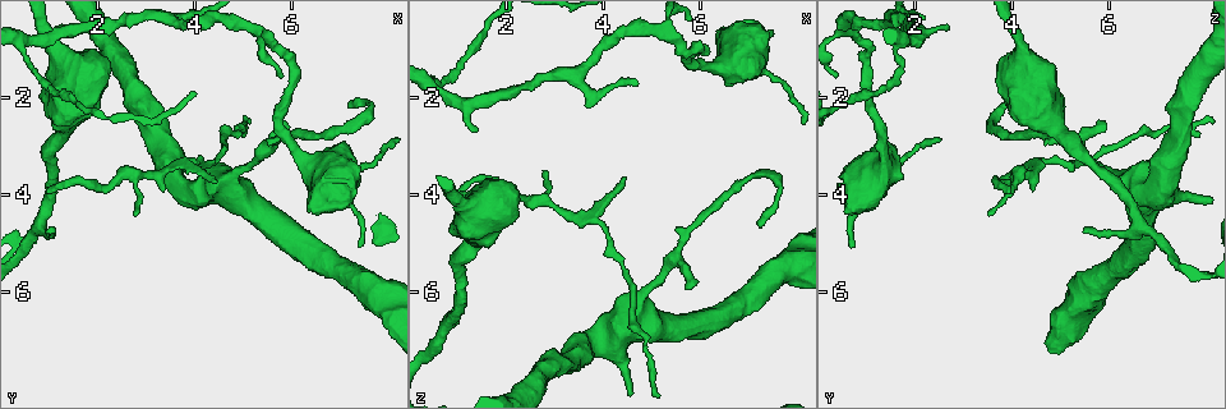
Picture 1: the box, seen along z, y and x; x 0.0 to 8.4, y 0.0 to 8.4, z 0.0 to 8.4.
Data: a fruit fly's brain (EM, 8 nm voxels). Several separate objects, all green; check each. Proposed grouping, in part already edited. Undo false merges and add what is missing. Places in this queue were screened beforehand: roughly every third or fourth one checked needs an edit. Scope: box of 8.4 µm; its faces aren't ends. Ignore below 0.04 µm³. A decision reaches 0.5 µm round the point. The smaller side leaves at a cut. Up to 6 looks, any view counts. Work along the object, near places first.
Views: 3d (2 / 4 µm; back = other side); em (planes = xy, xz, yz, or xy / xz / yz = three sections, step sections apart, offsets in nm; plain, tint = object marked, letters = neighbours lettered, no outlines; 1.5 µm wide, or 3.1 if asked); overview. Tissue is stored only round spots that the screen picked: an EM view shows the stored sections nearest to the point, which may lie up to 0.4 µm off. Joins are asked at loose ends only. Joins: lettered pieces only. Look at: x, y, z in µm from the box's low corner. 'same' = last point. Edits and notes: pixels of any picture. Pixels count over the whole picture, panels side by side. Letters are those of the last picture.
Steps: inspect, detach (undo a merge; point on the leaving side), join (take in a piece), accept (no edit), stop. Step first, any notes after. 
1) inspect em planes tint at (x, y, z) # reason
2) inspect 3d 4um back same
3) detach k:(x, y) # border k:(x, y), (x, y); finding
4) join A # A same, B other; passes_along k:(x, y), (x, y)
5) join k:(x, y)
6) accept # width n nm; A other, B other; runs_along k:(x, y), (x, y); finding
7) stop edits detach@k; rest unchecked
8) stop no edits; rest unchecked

inspect 3d 2um at (1.00, 4.80, 5.50) # tapers out

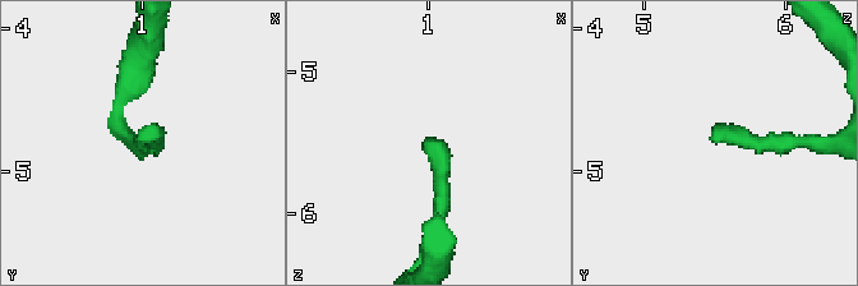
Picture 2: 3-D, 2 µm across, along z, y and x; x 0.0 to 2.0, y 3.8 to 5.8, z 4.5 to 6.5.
inspect em planes letters at (0.94, 4.76, 5.54)

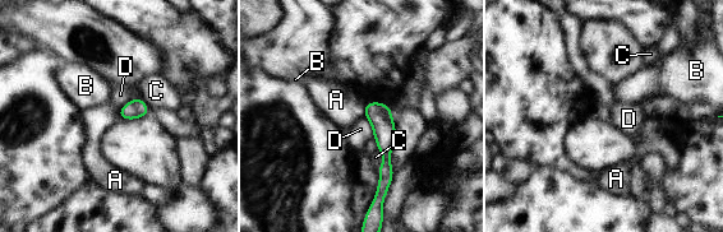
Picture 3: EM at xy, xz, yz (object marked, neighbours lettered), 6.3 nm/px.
accept # A other, B other, C other, D other; border 3:(365, 103), (362, 115); none of them fits

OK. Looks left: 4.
inspect 3d 2um at (0.95, 3.95, 4.00) # an open end

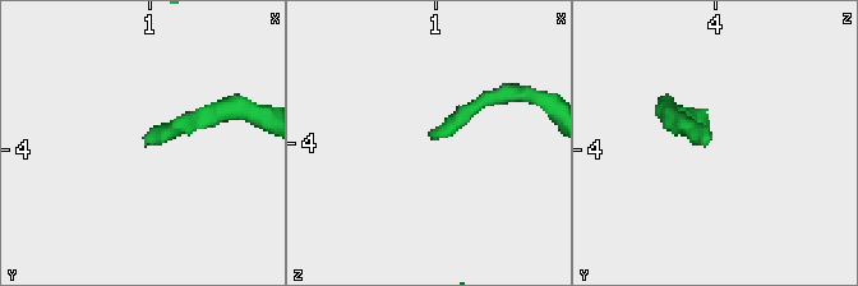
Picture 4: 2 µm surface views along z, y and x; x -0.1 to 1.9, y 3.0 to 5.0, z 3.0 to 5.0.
inspect em planes letters at (0.98, 3.96, 3.96) # now the EM

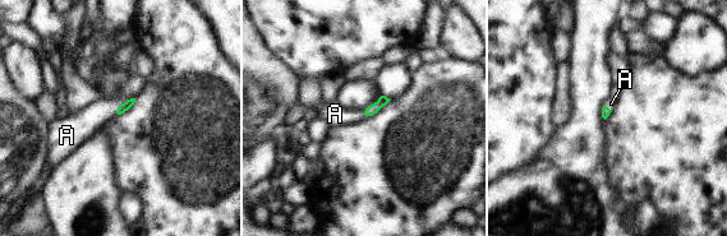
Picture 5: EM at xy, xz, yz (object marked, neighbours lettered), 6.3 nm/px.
join A # longest_contact A 120 nm; A same; the neuron continues

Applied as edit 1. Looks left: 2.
inspect overview # redraw

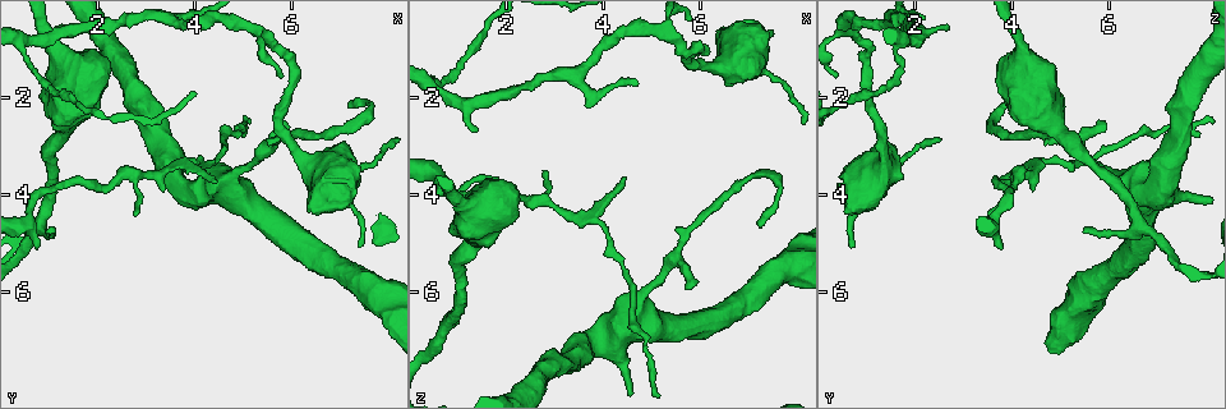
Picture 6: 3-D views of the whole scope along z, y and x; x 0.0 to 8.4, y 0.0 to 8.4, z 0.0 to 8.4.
inspect em planes letters at (5.30, 0.65, 0.65) # arms part here

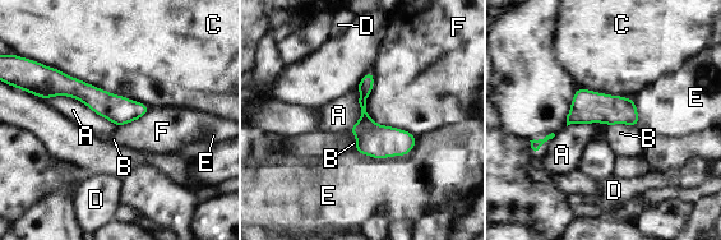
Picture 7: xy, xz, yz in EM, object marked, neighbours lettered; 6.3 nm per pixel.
accept # longest_contact C 750 nm; A other, B other, C other, D other, E other, F other; border 7:(46, 98), (74, 97), (115, 125); continuous, no second neuron

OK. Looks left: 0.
stop edits join@5; rest unchecked

